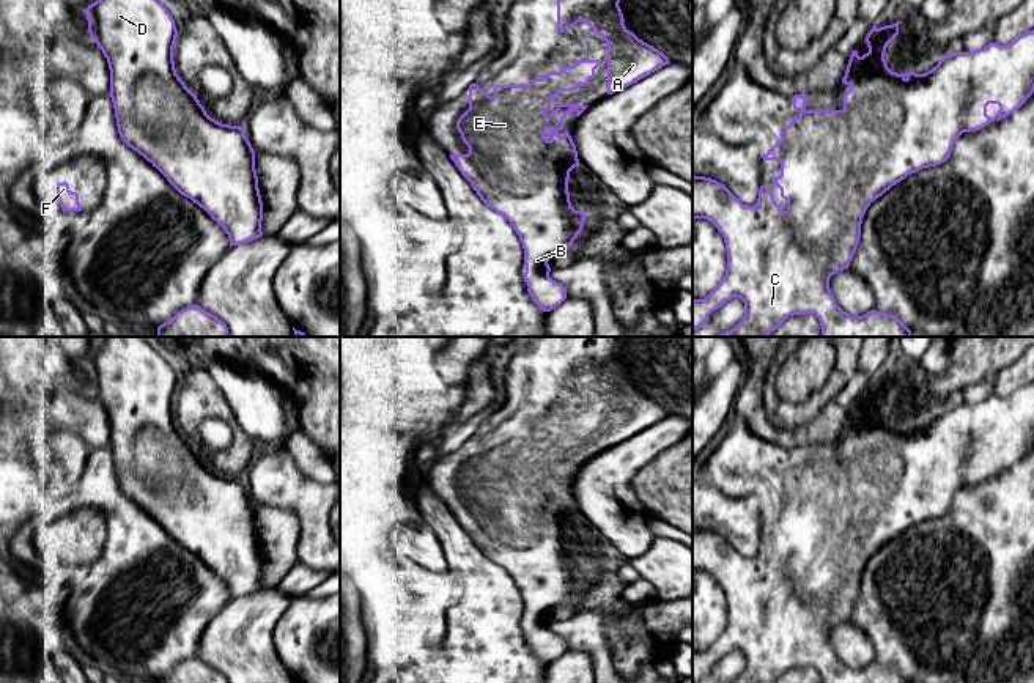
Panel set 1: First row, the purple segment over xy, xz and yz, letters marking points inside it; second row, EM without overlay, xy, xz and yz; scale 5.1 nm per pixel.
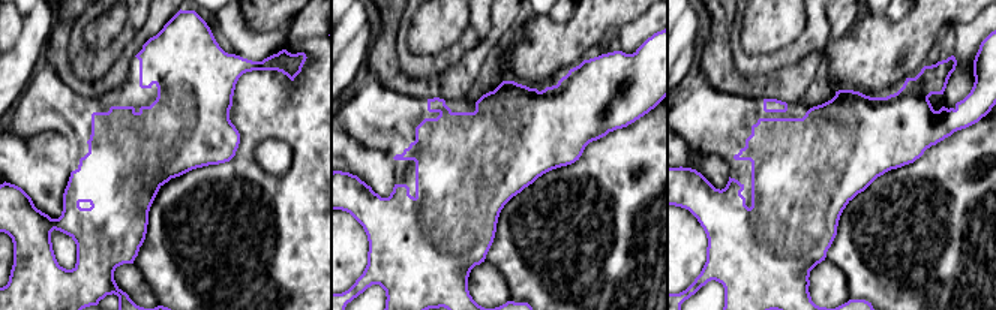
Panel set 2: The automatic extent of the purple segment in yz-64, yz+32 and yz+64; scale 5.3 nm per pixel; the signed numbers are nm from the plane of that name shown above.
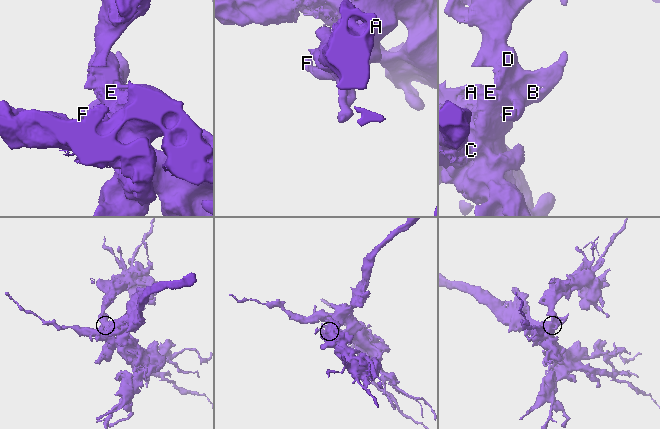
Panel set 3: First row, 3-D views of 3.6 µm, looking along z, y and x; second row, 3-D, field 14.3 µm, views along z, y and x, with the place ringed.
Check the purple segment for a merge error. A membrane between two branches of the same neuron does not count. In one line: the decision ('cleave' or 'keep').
keep

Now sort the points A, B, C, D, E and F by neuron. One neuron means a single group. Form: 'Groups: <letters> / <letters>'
Groups: A B C D E F

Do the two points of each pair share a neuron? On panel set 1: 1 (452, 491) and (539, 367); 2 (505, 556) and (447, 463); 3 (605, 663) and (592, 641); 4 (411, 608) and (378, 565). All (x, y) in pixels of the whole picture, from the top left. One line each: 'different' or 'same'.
1: same
2: same
3: same
4: same

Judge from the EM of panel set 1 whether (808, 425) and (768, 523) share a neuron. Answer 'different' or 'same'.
different

